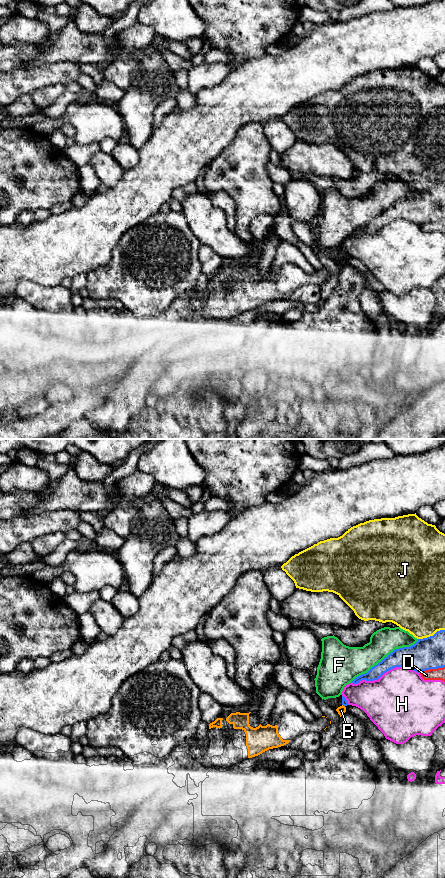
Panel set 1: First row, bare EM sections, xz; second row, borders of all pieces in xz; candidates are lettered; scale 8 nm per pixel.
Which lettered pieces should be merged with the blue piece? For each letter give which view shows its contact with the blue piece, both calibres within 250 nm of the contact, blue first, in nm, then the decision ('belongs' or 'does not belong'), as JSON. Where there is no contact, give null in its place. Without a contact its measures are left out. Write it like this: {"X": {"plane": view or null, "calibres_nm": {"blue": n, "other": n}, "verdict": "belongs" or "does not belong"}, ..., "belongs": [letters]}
{"B": {"plane": "xz", "calibres_nm": {"blue": 50, "other": 70}, "verdict": "belongs"}, "D": {"plane": "xz", "calibres_nm": {"blue": 260, "other": 100}, "verdict": "does not belong"}, "F": {"plane": "xz", "calibres_nm": {"blue": 200, "other": 240}, "verdict": "does not belong"}, "H": {"plane": "xz", "calibres_nm": {"blue": 180, "other": 480}, "verdict": "does not belong"}, "J": {"plane": "xz", "calibres_nm": {"blue": 260, "other": 420}, "verdict": "does not belong"}, "belongs": ["B"]}

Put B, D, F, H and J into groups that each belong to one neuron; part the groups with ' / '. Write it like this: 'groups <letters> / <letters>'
groups B / D / F / H / J

